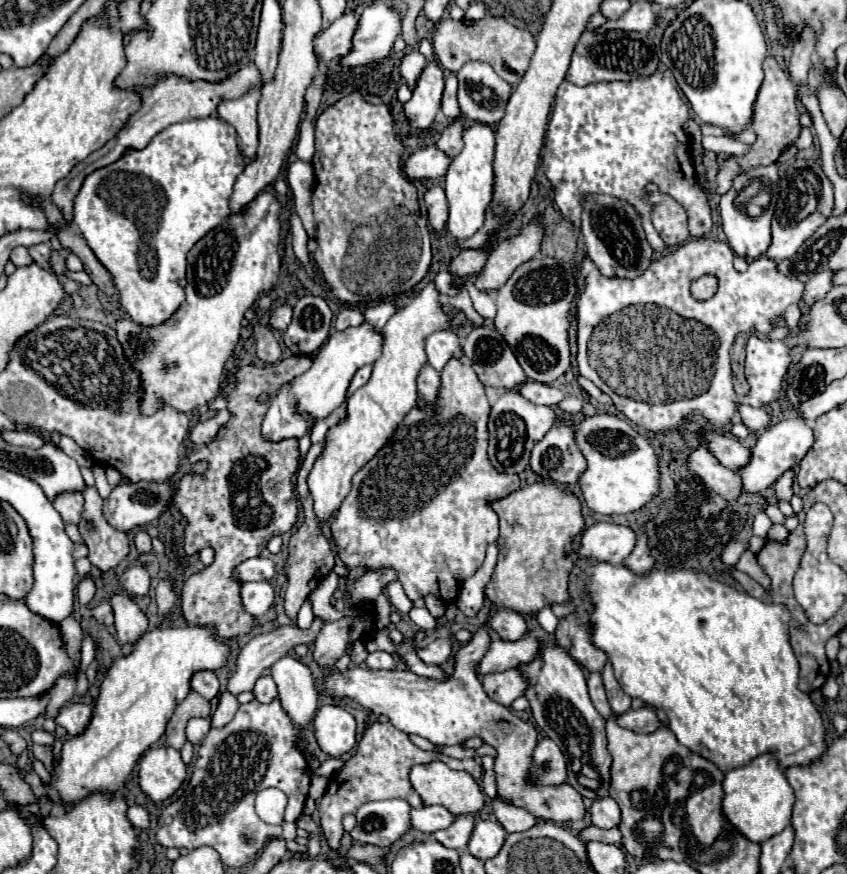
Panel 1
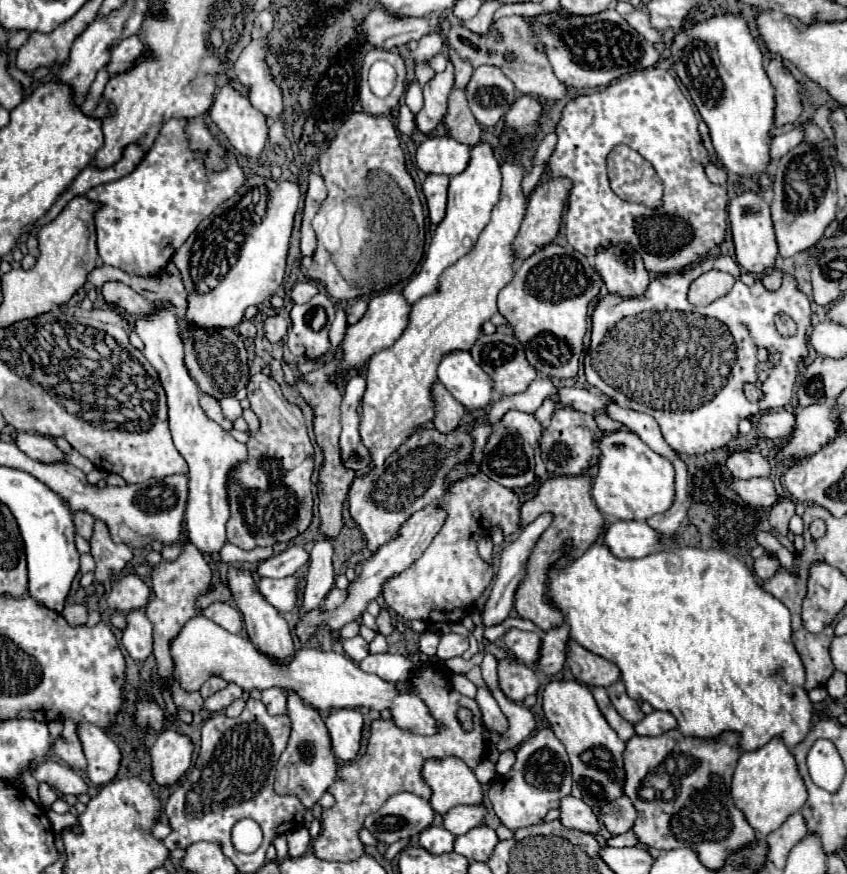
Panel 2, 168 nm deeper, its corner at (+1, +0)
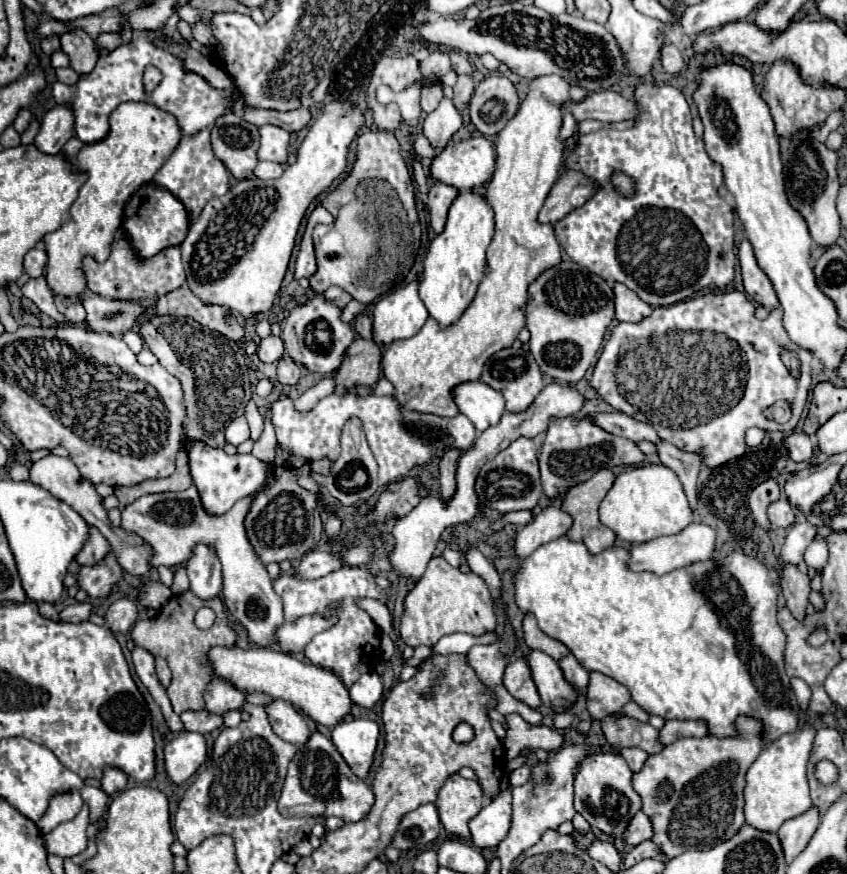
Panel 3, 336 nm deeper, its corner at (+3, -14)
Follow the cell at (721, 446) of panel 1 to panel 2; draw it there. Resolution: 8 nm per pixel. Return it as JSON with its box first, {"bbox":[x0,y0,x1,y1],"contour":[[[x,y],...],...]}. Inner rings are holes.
{"bbox":[727,451,771,479],"contour":[[[735,451],[727,457],[727,469],[737,479],[767,477],[771,467],[769,461],[759,451]]]}

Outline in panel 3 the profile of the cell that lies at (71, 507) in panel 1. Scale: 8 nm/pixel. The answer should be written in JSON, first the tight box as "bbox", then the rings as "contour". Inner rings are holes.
{"bbox":[77,527,111,567],"contour":[[[91,527],[91,535],[85,543],[85,547],[81,549],[81,553],[77,555],[77,563],[83,567],[83,565],[97,565],[101,559],[105,559],[111,549],[109,549],[109,541],[95,529]]]}

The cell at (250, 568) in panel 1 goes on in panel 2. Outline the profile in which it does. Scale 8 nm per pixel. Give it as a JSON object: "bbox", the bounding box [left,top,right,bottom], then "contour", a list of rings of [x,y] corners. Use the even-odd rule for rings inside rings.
{"bbox":[255,547,309,577],"contour":[[[289,547],[279,555],[273,555],[265,561],[259,561],[255,575],[257,577],[287,577],[299,571],[309,561],[309,553],[303,547]]]}

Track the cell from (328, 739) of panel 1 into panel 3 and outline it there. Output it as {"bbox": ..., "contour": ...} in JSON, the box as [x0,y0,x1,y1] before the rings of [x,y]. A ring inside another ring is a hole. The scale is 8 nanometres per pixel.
{"bbox":[331,719,379,779],"contour":[[[371,719],[341,721],[333,727],[331,739],[351,771],[359,779],[365,779],[373,765],[373,755],[379,741],[379,725]]]}

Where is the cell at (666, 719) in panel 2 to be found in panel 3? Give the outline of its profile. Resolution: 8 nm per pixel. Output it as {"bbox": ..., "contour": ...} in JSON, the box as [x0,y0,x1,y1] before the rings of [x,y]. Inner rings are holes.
{"bbox":[659,719,709,745],"contour":[[[673,719],[673,721],[665,723],[659,739],[663,745],[669,745],[669,743],[677,741],[679,737],[705,737],[705,735],[709,735],[709,727],[705,721],[701,721],[701,719],[697,719],[697,721]]]}

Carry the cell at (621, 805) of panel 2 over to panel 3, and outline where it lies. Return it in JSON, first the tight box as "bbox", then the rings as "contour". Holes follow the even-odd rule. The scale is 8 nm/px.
{"bbox":[623,811,653,845],"contour":[[[639,811],[639,813],[633,817],[633,823],[629,823],[623,839],[625,839],[625,843],[629,843],[629,845],[639,845],[639,843],[643,843],[643,841],[647,841],[647,839],[651,839],[651,837],[653,837],[651,819],[649,819],[643,811]]]}

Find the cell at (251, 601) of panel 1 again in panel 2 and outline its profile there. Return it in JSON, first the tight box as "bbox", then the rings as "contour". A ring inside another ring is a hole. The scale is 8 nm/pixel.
{"bbox":[257,577,297,612],"contour":[[[283,577],[283,579],[259,579],[257,589],[265,597],[269,605],[281,612],[289,612],[297,605],[296,593],[297,581],[295,577]]]}

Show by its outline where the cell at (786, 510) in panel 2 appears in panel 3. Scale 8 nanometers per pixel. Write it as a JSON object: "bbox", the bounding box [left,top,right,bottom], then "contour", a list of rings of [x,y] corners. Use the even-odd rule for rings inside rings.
{"bbox":[783,565,811,621],"contour":[[[793,565],[783,567],[783,597],[787,601],[787,609],[793,613],[797,621],[805,619],[805,609],[809,605],[811,579],[809,575],[801,575],[801,571]]]}

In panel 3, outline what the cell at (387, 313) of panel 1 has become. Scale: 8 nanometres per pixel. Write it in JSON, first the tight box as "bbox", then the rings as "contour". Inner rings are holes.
{"bbox":[419,191,493,327],"contour":[[[471,191],[461,193],[449,209],[445,231],[437,235],[429,245],[425,257],[425,273],[419,285],[419,295],[429,311],[429,317],[433,317],[441,327],[453,325],[471,305],[479,281],[487,273],[485,251],[491,239],[493,239],[493,211],[489,211],[489,205],[485,203],[483,197]]]}

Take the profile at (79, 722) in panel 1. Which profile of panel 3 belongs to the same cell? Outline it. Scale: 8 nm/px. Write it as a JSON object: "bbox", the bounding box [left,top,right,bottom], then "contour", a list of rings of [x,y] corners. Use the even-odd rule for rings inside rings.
{"bbox":[101,767,129,795],"contour":[[[109,767],[109,769],[105,769],[101,785],[103,785],[103,791],[107,795],[115,795],[115,793],[119,793],[127,787],[127,781],[129,781],[129,777],[123,771],[117,771],[117,769]]]}

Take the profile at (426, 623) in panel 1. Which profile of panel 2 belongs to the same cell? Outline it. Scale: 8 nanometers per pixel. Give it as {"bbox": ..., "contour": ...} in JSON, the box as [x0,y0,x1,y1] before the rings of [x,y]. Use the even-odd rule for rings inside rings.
{"bbox":[419,629,441,655],"contour":[[[427,629],[425,633],[421,633],[421,643],[419,643],[419,651],[425,653],[425,655],[435,655],[437,651],[437,645],[439,645],[439,639],[441,635],[437,631],[431,631]]]}

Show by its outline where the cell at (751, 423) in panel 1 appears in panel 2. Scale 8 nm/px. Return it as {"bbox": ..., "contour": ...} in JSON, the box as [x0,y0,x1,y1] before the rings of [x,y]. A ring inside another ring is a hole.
{"bbox":[757,409,795,439],"contour":[[[779,409],[775,413],[763,413],[757,419],[757,431],[769,439],[781,439],[781,437],[789,437],[793,423],[795,423],[793,413]]]}

